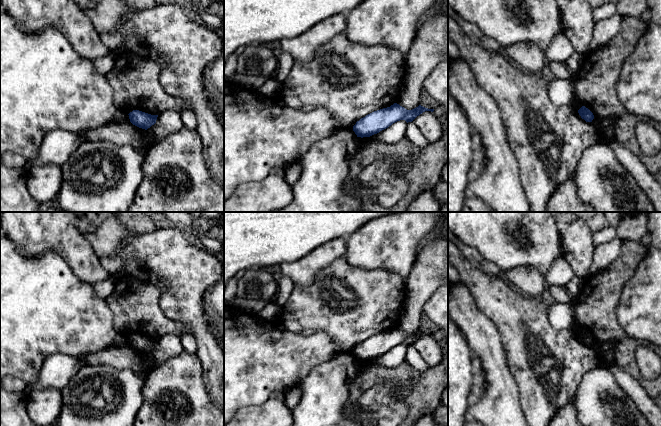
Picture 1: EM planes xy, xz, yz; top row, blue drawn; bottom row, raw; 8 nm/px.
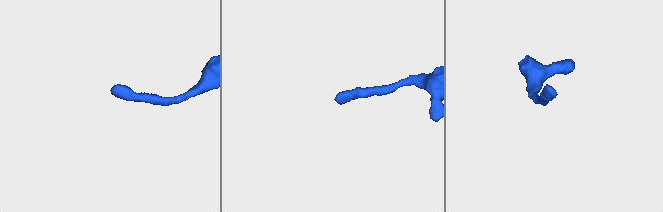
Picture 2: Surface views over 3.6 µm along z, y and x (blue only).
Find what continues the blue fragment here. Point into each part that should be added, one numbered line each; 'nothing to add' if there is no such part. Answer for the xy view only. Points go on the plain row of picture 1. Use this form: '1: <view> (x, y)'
nothing to add

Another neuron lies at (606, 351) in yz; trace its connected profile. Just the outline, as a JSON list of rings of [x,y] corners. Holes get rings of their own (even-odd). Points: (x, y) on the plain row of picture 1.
[[[596,342],[592,344],[601,363],[615,361],[615,345],[613,343]]]

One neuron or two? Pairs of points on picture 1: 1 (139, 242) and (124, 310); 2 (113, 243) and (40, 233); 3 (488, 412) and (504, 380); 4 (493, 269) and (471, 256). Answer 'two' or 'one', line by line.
1: two
2: two
3: one
4: one

